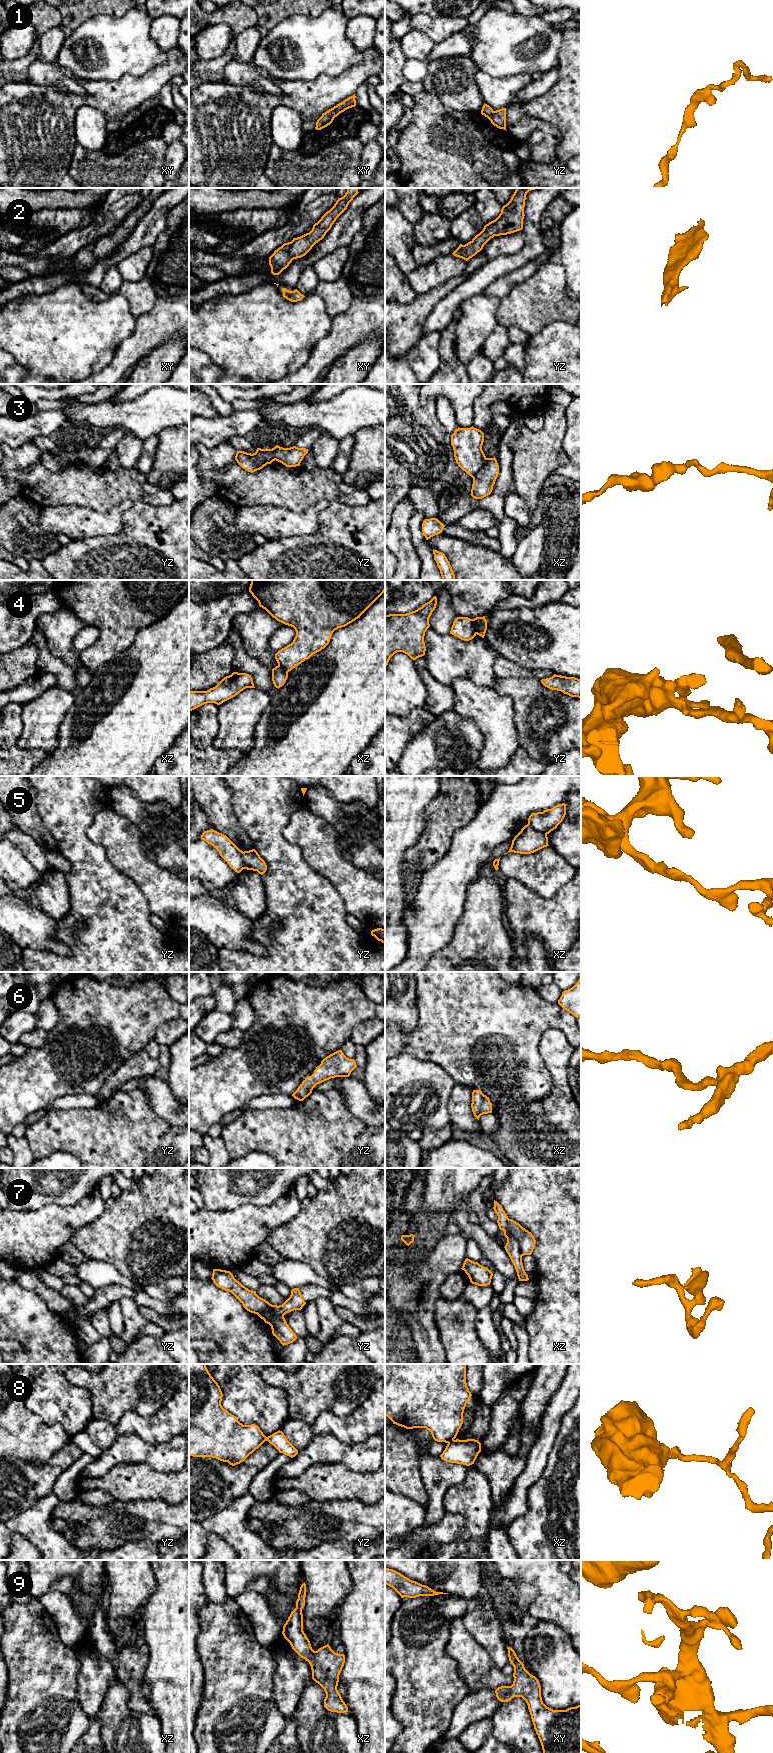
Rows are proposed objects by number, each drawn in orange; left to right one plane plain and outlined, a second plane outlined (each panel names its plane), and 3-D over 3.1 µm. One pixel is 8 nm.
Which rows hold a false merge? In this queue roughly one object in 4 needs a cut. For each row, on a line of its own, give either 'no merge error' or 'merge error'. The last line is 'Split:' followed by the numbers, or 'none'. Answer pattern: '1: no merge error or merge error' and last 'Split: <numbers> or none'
1: no merge error
2: no merge error
3: merge error
4: merge error
5: merge error
6: no merge error
7: merge error
8: merge error
9: no merge error
Split: 3, 4, 5, 7, 8

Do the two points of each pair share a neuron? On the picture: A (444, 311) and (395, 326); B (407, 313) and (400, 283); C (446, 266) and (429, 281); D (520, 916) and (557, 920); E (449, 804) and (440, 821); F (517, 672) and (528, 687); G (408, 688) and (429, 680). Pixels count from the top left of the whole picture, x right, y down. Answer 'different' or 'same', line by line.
A: different
B: different
C: same
D: same
E: same
F: different
G: different

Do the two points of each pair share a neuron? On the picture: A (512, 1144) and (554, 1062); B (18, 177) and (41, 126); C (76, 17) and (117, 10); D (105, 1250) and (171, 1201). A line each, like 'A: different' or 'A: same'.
A: same
B: same
C: same
D: same

